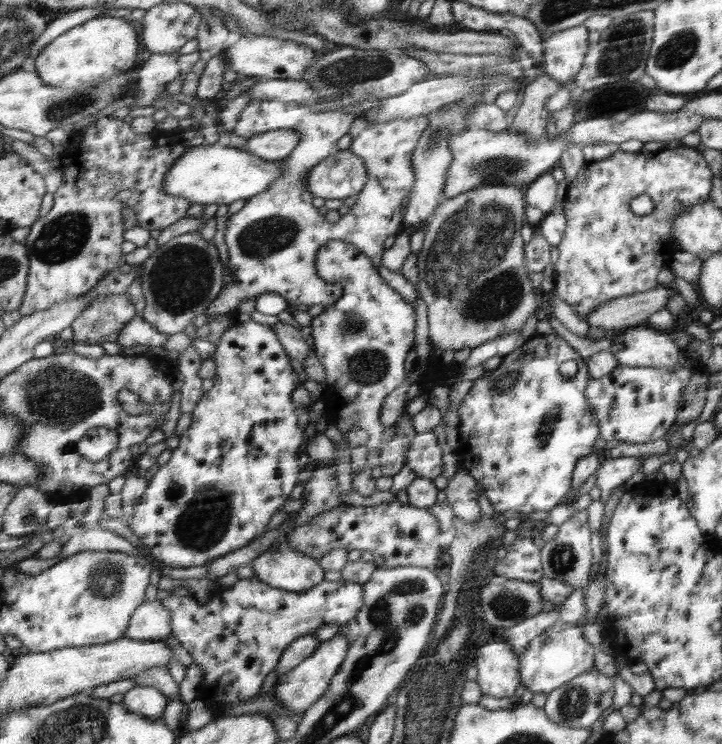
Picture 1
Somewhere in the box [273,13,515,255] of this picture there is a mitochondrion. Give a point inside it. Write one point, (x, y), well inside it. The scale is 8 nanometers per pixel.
(348, 75)

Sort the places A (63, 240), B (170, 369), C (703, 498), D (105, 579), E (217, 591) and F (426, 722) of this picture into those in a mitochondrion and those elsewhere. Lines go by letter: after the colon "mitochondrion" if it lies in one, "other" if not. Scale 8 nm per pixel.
A: mitochondrion
B: other
C: other
D: mitochondrion
E: other
F: mitochondrion

